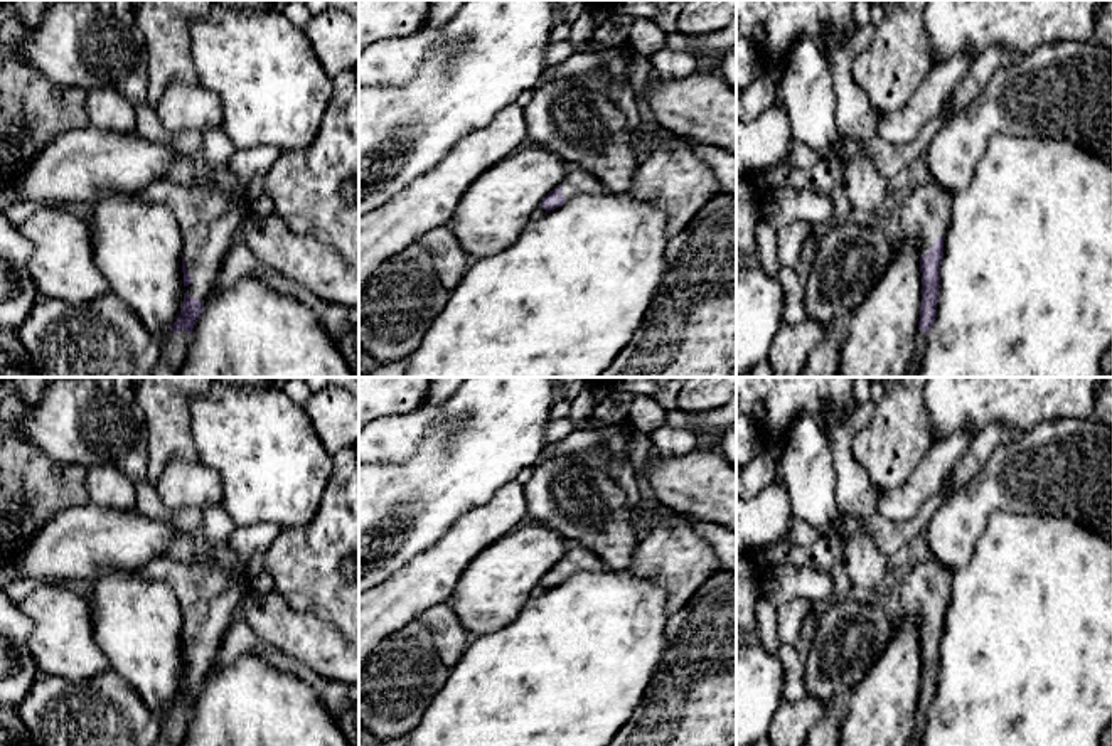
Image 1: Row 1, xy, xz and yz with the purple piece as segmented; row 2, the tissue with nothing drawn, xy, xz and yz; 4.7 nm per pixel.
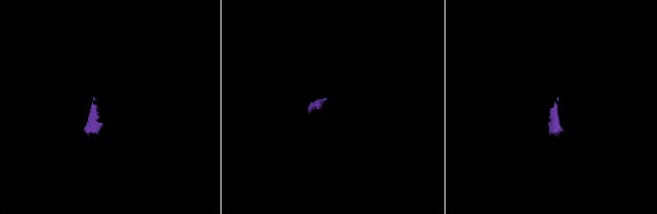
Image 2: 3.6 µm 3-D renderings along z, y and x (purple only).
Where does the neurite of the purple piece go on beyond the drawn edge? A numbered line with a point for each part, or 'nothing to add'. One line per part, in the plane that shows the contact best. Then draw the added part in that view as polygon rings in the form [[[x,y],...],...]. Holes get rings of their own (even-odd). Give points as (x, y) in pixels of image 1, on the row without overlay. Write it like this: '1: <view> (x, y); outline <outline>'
1: xy (208, 595); outline [[[170,556],[155,557],[135,573],[163,583],[177,596],[182,633],[194,657],[185,663],[185,670],[206,682],[233,623],[234,610],[251,593],[253,573],[239,566],[229,571],[207,557],[184,564]]]
2: xy (172, 723); outline [[[172,707],[163,709],[158,717],[160,734],[155,746],[182,746],[189,724],[189,716],[190,714],[187,707],[179,707],[177,711],[174,711]]]

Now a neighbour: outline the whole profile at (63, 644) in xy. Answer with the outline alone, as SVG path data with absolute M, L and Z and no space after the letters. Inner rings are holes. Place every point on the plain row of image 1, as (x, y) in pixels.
M42 584L19 605L34 621L27 647L42 674L79 682L111 669L94 640L88 598Z

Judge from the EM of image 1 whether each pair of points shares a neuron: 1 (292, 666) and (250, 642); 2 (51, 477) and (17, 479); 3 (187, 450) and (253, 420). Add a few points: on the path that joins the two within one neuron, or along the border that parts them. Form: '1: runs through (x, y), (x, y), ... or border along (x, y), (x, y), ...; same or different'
1: runs through (282, 662), (260, 649); same
2: runs through (42, 479), (26, 479); same
3: border along (189, 408), (189, 433), (199, 460); different

